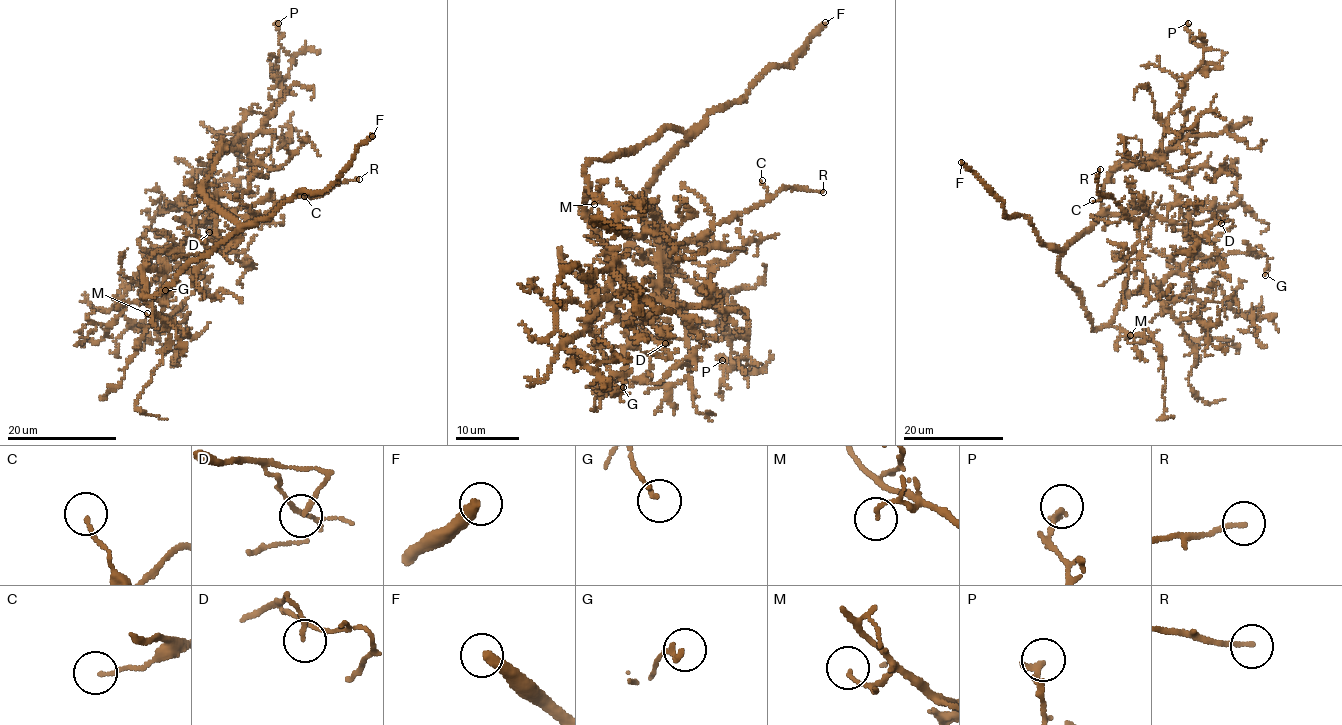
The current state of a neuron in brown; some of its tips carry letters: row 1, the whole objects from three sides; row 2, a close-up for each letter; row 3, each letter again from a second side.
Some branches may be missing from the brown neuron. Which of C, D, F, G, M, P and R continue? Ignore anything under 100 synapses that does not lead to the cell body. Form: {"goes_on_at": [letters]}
{"goes_on_at": ["F"]}

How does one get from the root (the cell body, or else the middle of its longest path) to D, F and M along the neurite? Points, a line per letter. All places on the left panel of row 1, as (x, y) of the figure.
D: (219, 243), (238, 222), (203, 188), (207, 222), (185, 221), (212, 223), (209, 232)
F: (219, 243), (245, 226), (272, 217), (297, 191), (327, 190), (338, 179), (354, 152), (372, 136)
M: (219, 243), (190, 262), (158, 293), (143, 296), (154, 312), (151, 316), (147, 313)

